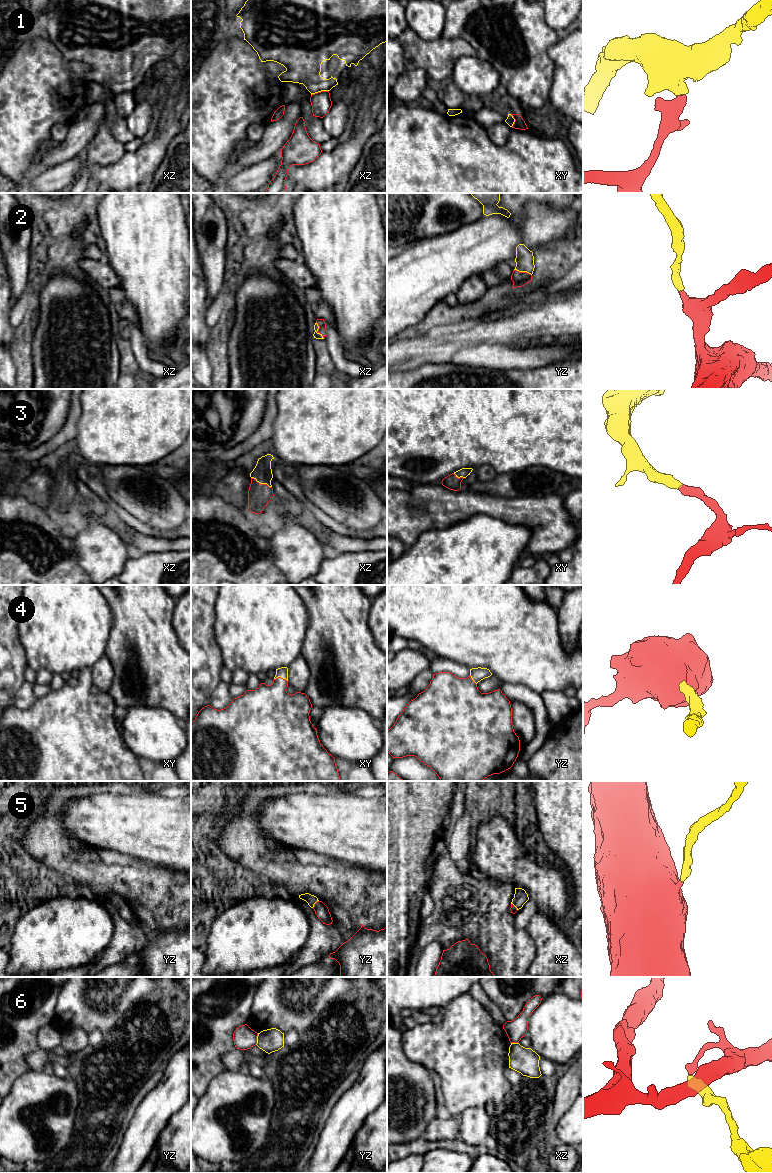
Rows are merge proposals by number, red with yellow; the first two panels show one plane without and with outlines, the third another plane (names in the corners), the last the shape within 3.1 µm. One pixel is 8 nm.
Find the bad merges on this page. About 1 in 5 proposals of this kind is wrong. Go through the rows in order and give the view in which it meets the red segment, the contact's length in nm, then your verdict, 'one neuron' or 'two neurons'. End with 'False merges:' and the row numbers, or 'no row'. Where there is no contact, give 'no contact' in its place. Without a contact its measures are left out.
1: meets red in xz; contact 150 nm long; two neurons
2: meets red in xz; contact 150 nm long; one neuron
3: meets red in xz; contact 190 nm long; one neuron
4: meets red in xy; contact 110 nm long; one neuron
5: meets red in yz; contact 80 nm long; one neuron
6: meets red in yz; contact 100 nm long; two neurons
False merges: 1, 6

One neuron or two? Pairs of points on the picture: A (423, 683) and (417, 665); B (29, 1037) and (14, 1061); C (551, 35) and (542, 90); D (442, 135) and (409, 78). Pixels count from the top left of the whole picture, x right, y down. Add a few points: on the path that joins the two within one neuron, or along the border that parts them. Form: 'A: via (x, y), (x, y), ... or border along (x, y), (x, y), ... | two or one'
A: border along (430, 667), (422, 670), (416, 676) | two
B: via (23, 1043), (14, 1052), (14, 1055) | one
C: via (541, 49), (541, 76) | one
D: border along (400, 102), (414, 104) | two

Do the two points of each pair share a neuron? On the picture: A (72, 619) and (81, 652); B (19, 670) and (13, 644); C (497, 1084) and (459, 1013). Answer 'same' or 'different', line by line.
A: same
B: same
C: same

